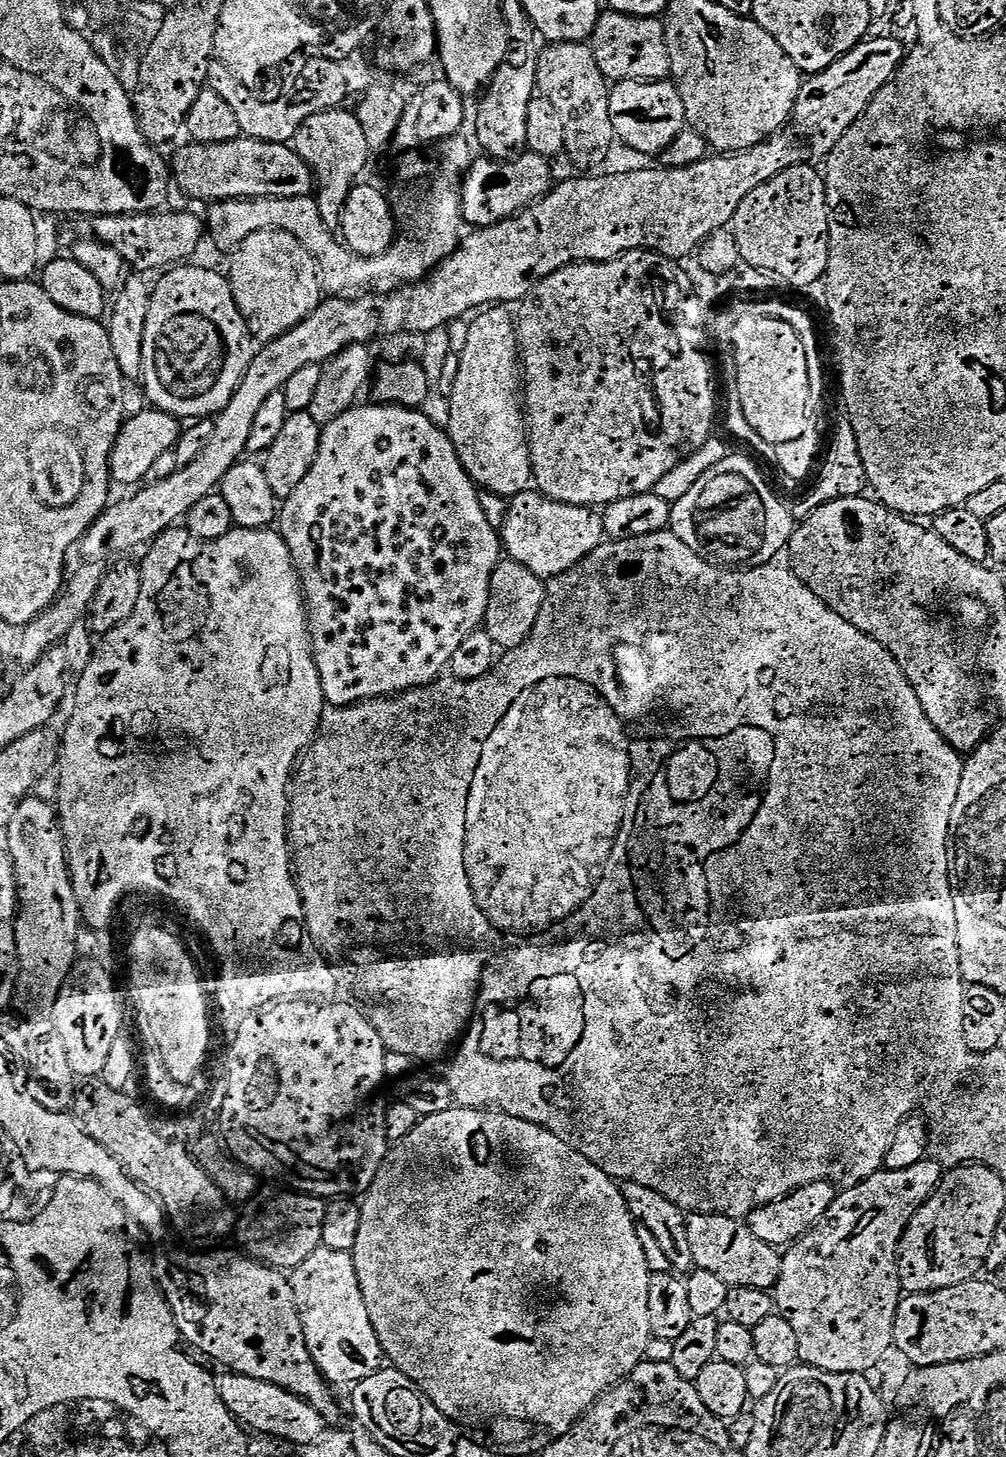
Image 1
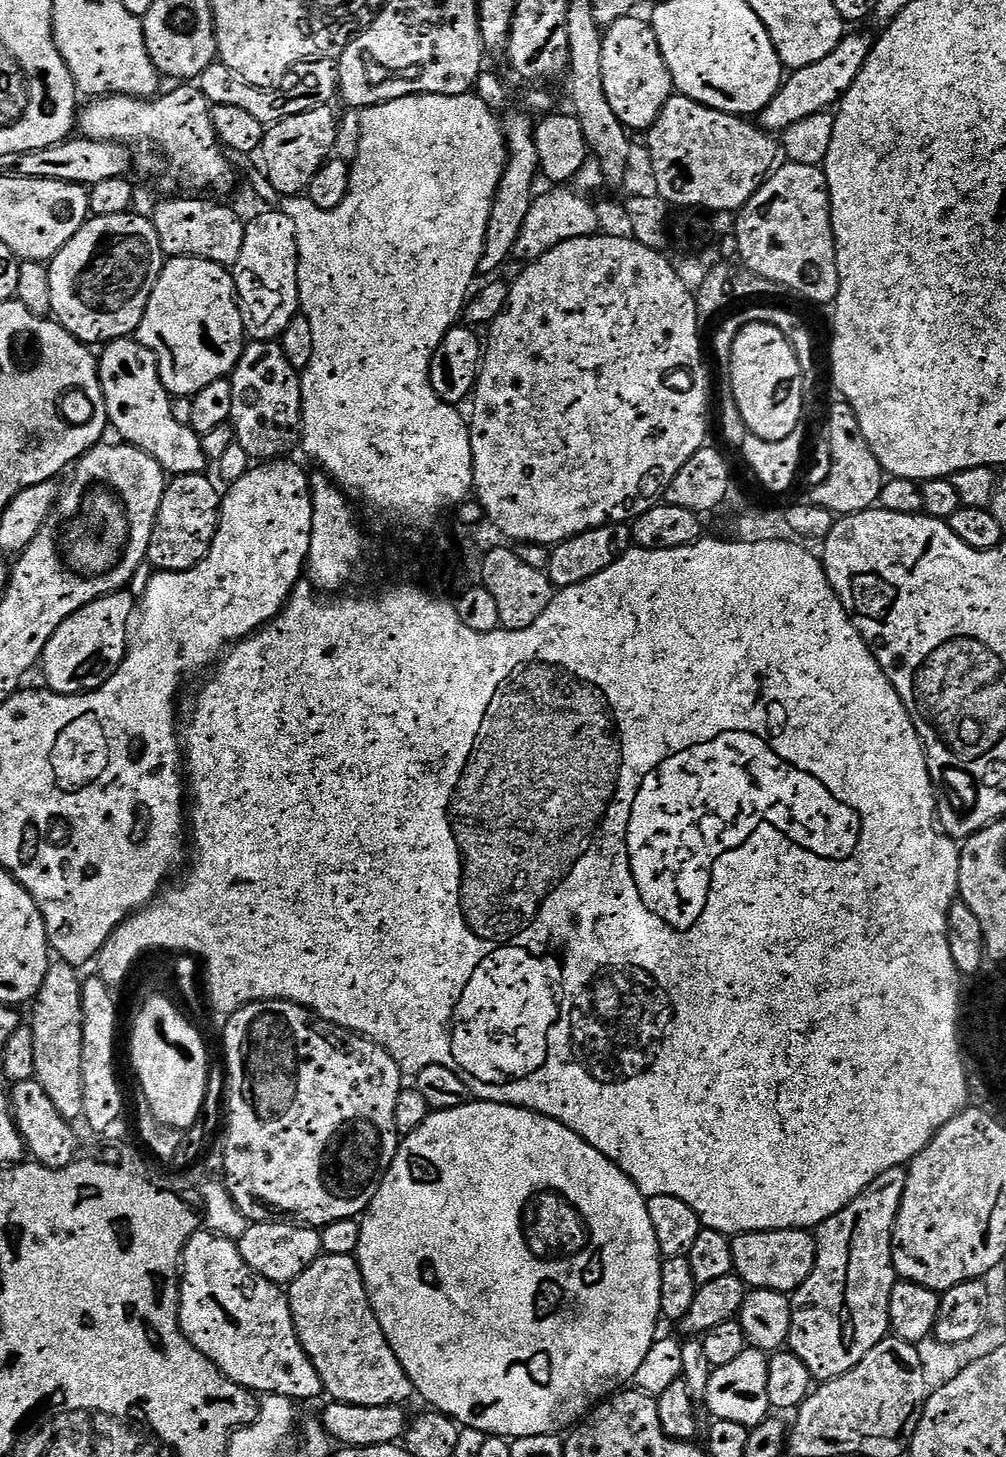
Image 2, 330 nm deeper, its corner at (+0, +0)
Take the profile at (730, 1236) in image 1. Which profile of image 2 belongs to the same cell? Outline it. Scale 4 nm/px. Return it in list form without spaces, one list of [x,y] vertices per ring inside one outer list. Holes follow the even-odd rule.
[[[787,1228],[773,1232],[743,1232],[741,1236],[731,1237],[734,1250],[734,1272],[744,1281],[749,1289],[765,1288],[791,1294],[810,1278],[816,1265],[816,1237],[811,1231],[803,1228]]]

